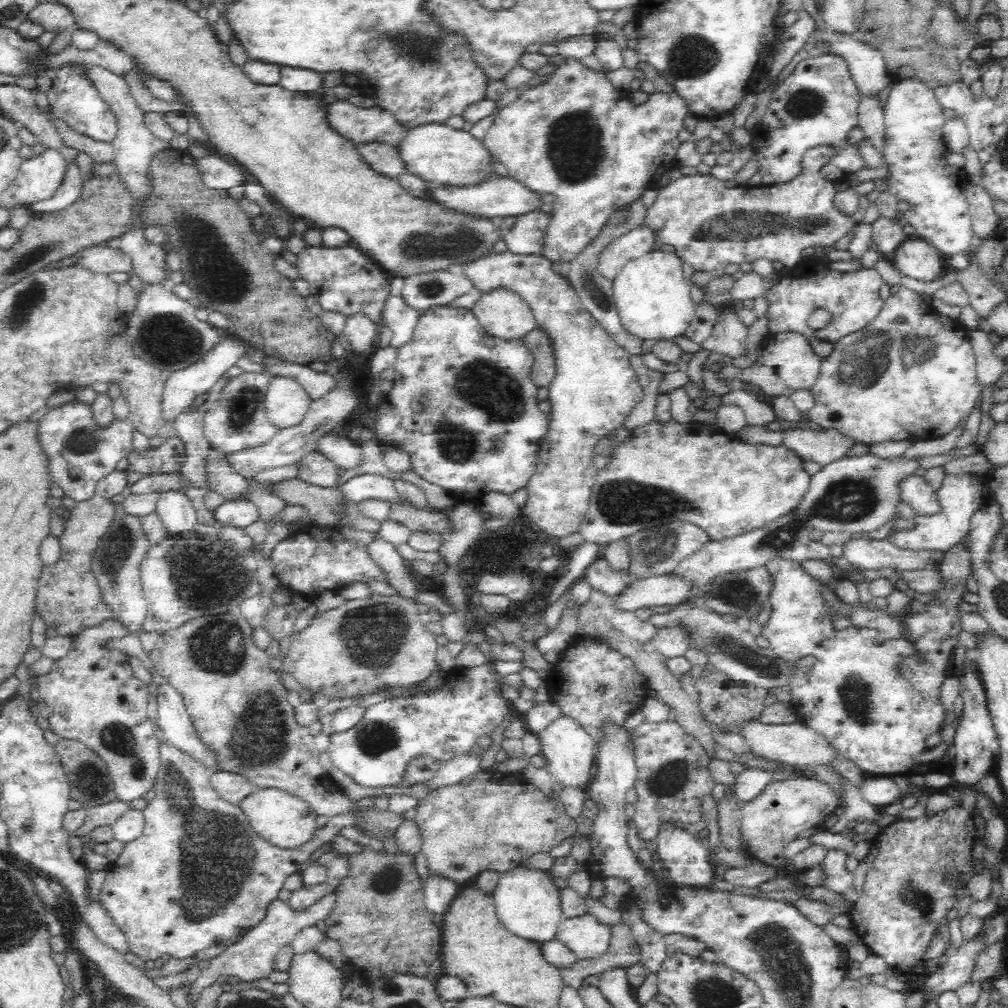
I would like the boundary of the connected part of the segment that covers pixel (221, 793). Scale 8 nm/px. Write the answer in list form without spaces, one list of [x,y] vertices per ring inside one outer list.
[[[226,771],[214,772],[208,781],[220,799],[236,805],[239,805],[243,798],[256,790],[256,787],[243,776]]]

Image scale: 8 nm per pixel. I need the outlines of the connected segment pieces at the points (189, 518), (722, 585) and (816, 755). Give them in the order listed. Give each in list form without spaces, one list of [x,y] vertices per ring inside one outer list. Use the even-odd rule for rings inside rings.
[[[162,491],[155,501],[155,513],[169,534],[179,536],[194,533],[198,524],[197,512],[184,491]]]
[[[765,565],[750,568],[744,572],[723,573],[711,578],[709,584],[702,587],[700,594],[704,593],[704,598],[700,603],[706,609],[746,623],[749,618],[756,618],[760,612],[771,609],[771,595],[774,586],[774,577]]]
[[[746,719],[738,722],[738,734],[744,738],[748,748],[757,755],[770,760],[782,761],[788,764],[829,765],[834,753],[838,753],[818,731],[798,720],[792,724],[766,724],[760,719]]]

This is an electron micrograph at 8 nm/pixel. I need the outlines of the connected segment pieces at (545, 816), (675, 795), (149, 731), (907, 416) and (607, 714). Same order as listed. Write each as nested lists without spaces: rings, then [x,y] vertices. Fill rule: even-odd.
[[[480,769],[458,782],[428,792],[420,800],[414,819],[423,840],[421,852],[427,860],[428,870],[452,877],[464,886],[486,870],[500,875],[514,870],[522,859],[536,853],[549,852],[578,833],[576,819],[566,813],[559,792],[554,791],[554,794],[548,796],[531,783],[506,784],[502,779],[500,771]]]
[[[668,719],[655,723],[644,721],[638,727],[629,729],[629,731],[635,748],[637,768],[637,777],[633,784],[637,792],[636,803],[633,805],[636,813],[633,819],[636,821],[640,837],[647,841],[653,839],[664,823],[672,823],[675,827],[686,829],[687,825],[695,824],[701,820],[697,798],[704,793],[710,793],[716,783],[708,769],[710,762],[708,752],[702,747],[700,741],[686,732],[686,729],[680,723]]]
[[[110,620],[80,632],[80,636],[75,635],[67,656],[56,661],[53,670],[46,677],[38,680],[37,688],[40,698],[44,699],[50,708],[49,729],[58,734],[61,739],[79,740],[102,758],[107,764],[117,798],[127,803],[144,797],[144,794],[152,790],[160,761],[158,738],[154,735],[155,726],[147,713],[148,685],[134,676],[128,659],[124,662],[114,662],[106,658],[106,654],[110,652],[100,648],[98,644],[102,638],[110,636],[108,628],[122,628],[122,626],[124,626],[122,622]],[[96,650],[100,650],[104,658],[98,658]]]
[[[899,284],[899,291],[886,298],[882,310],[872,320],[871,324],[868,324],[862,330],[852,332],[832,342],[830,354],[821,359],[816,380],[808,388],[813,398],[813,405],[805,413],[802,413],[803,418],[807,421],[817,423],[821,428],[834,428],[856,442],[870,445],[878,444],[879,442],[898,442],[898,440],[907,439],[917,441],[930,440],[950,433],[972,412],[975,402],[980,398],[980,391],[982,390],[976,377],[976,356],[970,343],[971,336],[967,332],[967,328],[959,320],[956,320],[953,315],[940,315],[930,302],[924,300],[924,297]]]
[[[576,637],[572,642],[568,643],[562,655],[562,660],[556,666],[553,666],[546,678],[544,678],[549,698],[558,702],[561,713],[572,715],[574,719],[578,720],[582,728],[586,729],[586,732],[589,732],[590,736],[593,737],[594,742],[598,742],[601,739],[599,724],[602,720],[612,719],[624,727],[626,716],[637,710],[639,704],[642,704],[646,690],[648,689],[646,678],[637,670],[633,661],[595,637]],[[598,687],[605,688],[603,695],[598,695],[595,692]]]

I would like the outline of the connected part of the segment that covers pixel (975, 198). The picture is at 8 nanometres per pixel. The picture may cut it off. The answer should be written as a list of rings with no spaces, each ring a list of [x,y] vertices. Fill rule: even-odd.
[[[969,179],[968,184],[964,184],[964,197],[969,204],[975,240],[992,236],[1000,226],[1000,218],[994,211],[994,203],[988,192],[980,184],[972,184]]]

